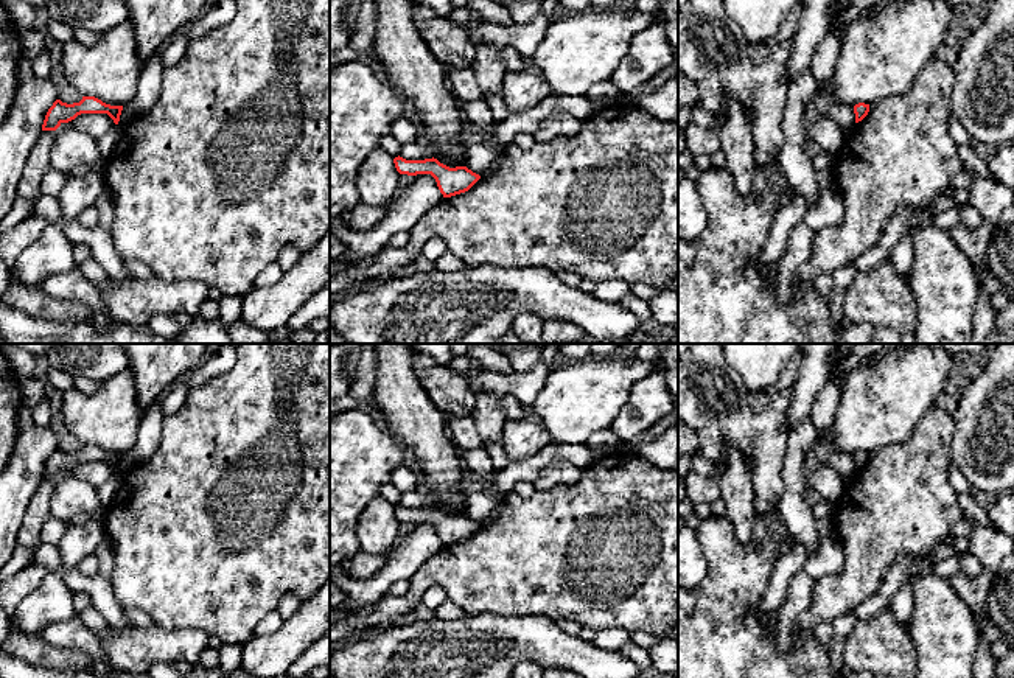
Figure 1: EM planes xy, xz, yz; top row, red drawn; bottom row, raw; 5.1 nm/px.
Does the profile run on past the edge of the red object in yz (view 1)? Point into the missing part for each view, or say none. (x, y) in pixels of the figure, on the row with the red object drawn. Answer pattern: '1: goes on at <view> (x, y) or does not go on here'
1: does not go on here

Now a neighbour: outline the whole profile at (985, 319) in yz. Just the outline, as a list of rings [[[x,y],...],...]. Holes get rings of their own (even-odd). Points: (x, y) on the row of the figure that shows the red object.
[[[989,275],[980,286],[970,344],[984,344],[992,331],[997,313],[991,305],[991,299],[997,294],[1003,294],[1008,300],[1014,300],[1014,292],[1011,292],[997,277]]]

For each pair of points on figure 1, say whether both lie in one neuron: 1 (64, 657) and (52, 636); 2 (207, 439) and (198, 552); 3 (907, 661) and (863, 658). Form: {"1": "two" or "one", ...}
{"1": "two", "2": "one", "3": "one"}

